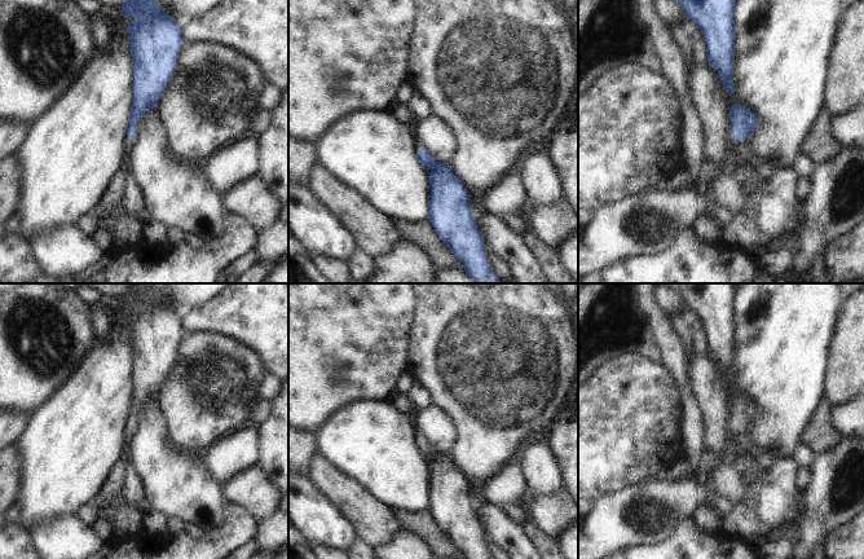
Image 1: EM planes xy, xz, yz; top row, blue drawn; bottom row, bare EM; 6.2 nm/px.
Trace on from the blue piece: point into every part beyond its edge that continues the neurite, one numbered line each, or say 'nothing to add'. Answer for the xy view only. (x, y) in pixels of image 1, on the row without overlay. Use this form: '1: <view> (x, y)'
1: xy (128, 431)

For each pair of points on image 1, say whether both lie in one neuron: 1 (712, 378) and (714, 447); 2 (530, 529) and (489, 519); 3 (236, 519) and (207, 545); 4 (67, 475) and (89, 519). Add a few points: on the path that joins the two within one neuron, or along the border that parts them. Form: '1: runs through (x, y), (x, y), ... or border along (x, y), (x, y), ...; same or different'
1: runs through (713, 395), (714, 430); same
2: border along (521, 527), (532, 545); different
3: runs through (229, 527), (215, 541); same
4: border along (92, 501), (82, 505), (74, 513); different

